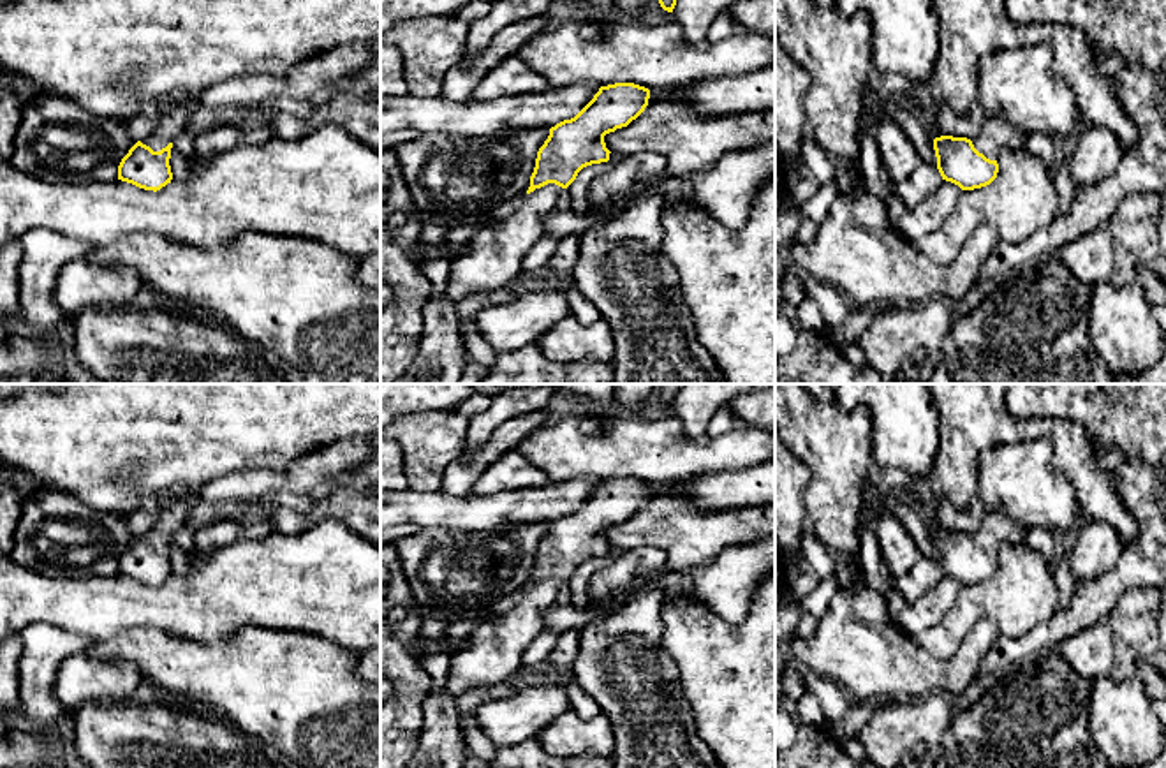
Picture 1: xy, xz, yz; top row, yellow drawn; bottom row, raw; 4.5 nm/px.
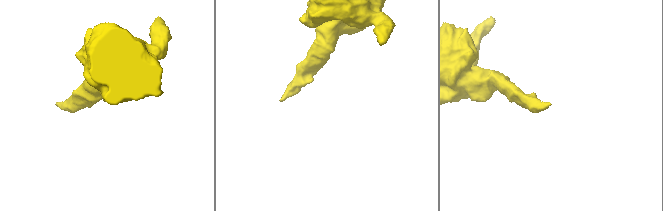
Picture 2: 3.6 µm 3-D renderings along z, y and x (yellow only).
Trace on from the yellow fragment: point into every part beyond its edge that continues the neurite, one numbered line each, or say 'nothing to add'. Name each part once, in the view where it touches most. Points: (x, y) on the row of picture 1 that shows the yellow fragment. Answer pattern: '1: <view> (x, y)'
1: xz (494, 258)

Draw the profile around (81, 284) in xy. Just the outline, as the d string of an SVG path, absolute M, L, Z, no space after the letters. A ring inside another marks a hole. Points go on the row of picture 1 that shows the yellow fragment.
M83 255L60 270L53 296L65 314L77 317L95 306L127 306L141 289L136 270L97 264Z

